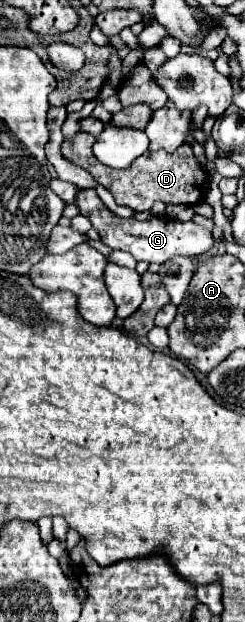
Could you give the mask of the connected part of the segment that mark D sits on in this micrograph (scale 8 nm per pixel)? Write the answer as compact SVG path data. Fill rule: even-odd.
M77 133L73 139L63 141L61 151L67 159L85 167L97 179L97 183L107 187L119 205L129 205L135 211L145 211L145 209L151 209L155 201L193 205L193 203L199 203L205 199L205 193L209 189L209 175L199 167L197 159L193 155L193 149L189 145L183 143L173 153L145 151L145 155L141 155L129 169L117 171L117 169L105 167L101 161L97 161L97 157L91 151L93 139L95 139L93 135Z

